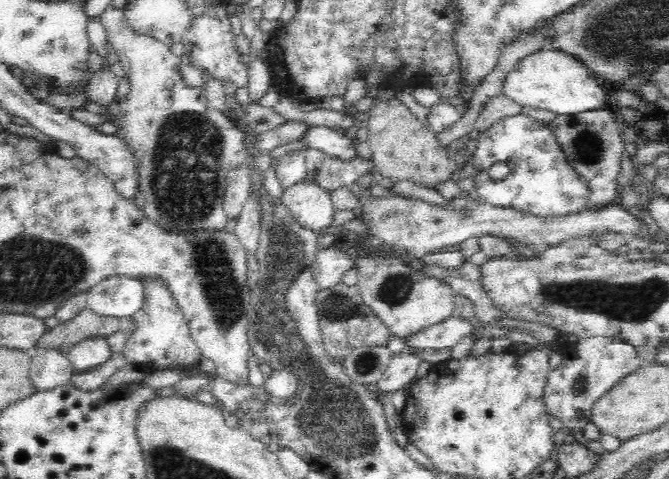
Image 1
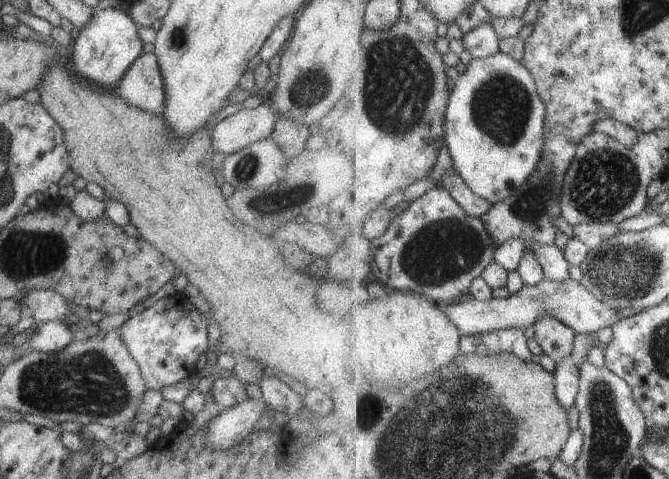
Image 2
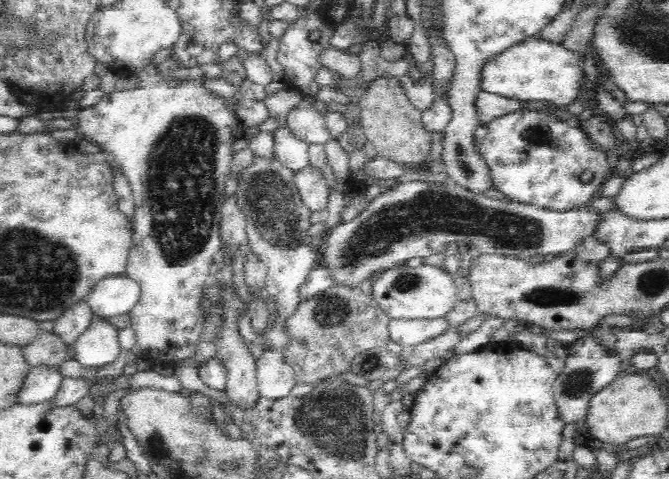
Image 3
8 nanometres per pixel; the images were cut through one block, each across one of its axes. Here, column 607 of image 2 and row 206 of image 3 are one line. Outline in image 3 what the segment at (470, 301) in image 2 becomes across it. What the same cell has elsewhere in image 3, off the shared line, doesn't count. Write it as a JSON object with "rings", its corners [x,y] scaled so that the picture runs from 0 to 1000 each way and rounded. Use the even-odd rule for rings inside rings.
{"rings":[[[460,344],[439,367],[439,386],[448,403],[448,420],[463,443],[487,445],[493,392],[487,386],[484,361],[475,351]]]}

